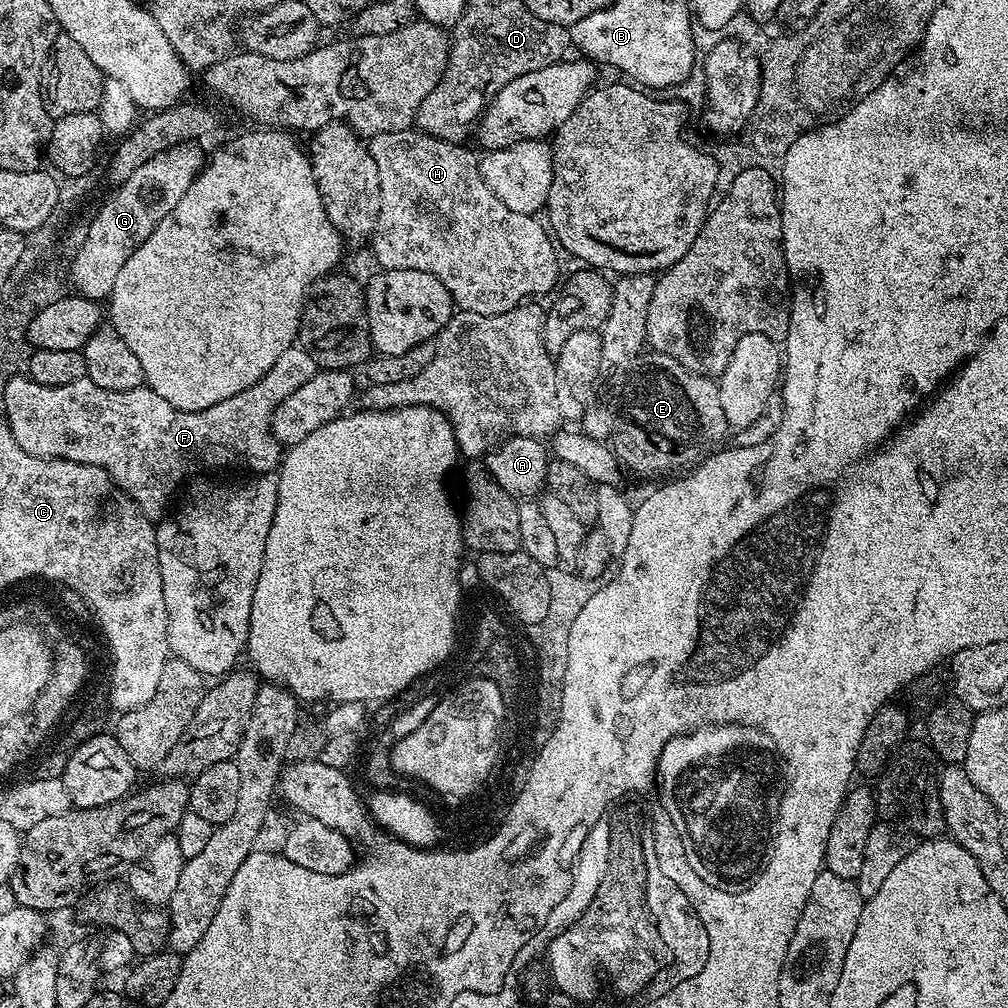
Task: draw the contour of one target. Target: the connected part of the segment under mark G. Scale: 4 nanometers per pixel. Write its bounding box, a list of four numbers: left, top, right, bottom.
[75,142,206,296]

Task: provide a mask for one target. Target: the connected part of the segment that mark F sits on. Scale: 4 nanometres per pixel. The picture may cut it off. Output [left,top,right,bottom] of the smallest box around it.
[2,347,312,522]

